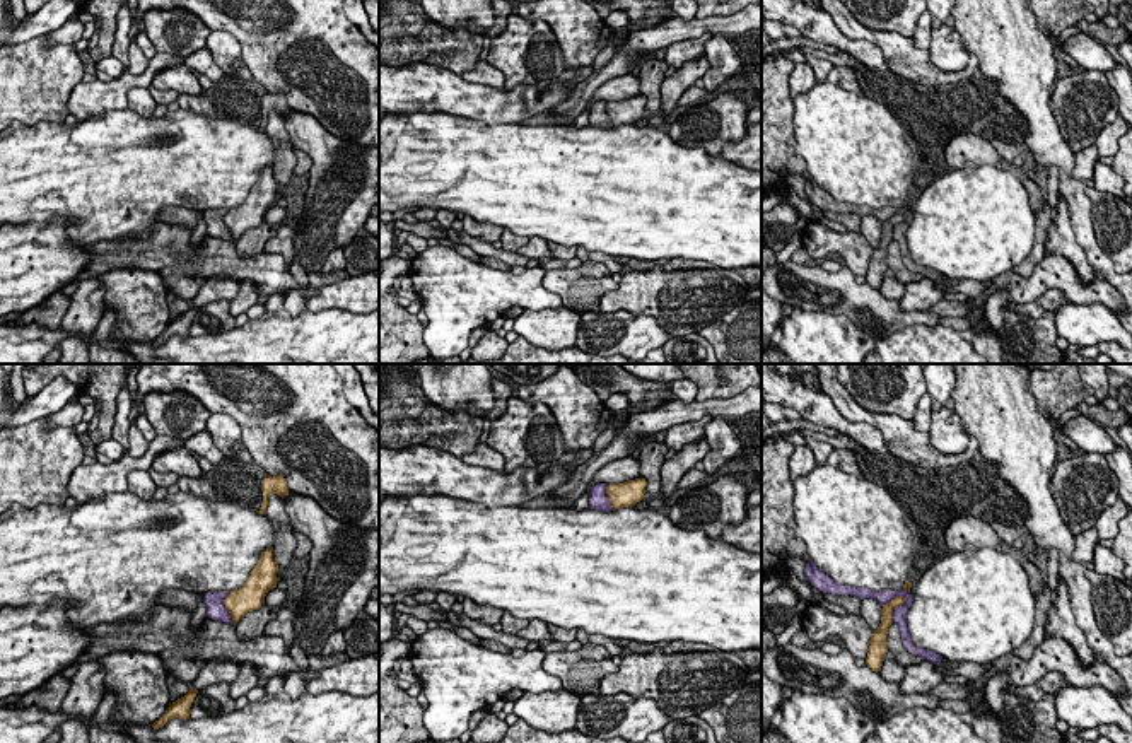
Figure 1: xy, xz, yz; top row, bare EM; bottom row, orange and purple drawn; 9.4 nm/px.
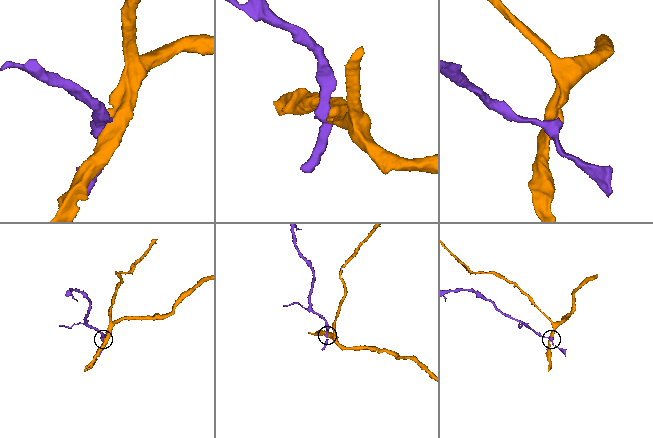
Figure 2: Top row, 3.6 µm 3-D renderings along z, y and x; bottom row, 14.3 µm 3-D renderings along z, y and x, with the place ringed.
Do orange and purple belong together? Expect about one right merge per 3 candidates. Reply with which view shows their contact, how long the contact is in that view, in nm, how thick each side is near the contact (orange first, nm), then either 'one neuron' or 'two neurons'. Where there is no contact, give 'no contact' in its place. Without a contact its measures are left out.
yz | 260 nm | 130/130 nm | two neurons

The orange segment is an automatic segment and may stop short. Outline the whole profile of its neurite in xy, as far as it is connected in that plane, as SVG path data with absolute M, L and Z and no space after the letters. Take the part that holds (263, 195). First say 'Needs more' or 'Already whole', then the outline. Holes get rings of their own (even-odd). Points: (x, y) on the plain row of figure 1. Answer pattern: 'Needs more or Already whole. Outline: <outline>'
Already whole. Outline: M266 166L242 205L229 208L224 224L229 227L232 241L237 241L248 229L258 227L265 214L277 203L278 183L273 178L273 166Z

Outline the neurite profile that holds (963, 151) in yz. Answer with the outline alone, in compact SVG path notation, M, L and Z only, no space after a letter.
M960 133L949 140L944 149L944 155L946 162L953 169L994 166L1001 171L1014 173L1026 188L1033 214L1042 210L1043 195L1038 184L1028 178L1024 167L1016 167L1014 164L1002 159L989 140L983 140L973 133Z

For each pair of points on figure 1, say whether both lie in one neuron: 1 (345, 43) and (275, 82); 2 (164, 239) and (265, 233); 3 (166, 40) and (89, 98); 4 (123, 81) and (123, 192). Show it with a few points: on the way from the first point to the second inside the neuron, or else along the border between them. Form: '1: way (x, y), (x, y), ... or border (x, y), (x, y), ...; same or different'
1: way (318, 33), (285, 35), (268, 55); same
2: border (234, 243), (239, 255), (258, 255), (263, 250); different
3: border (157, 52), (168, 52), (183, 58); different
4: border (127, 108), (101, 111), (86, 120); different

